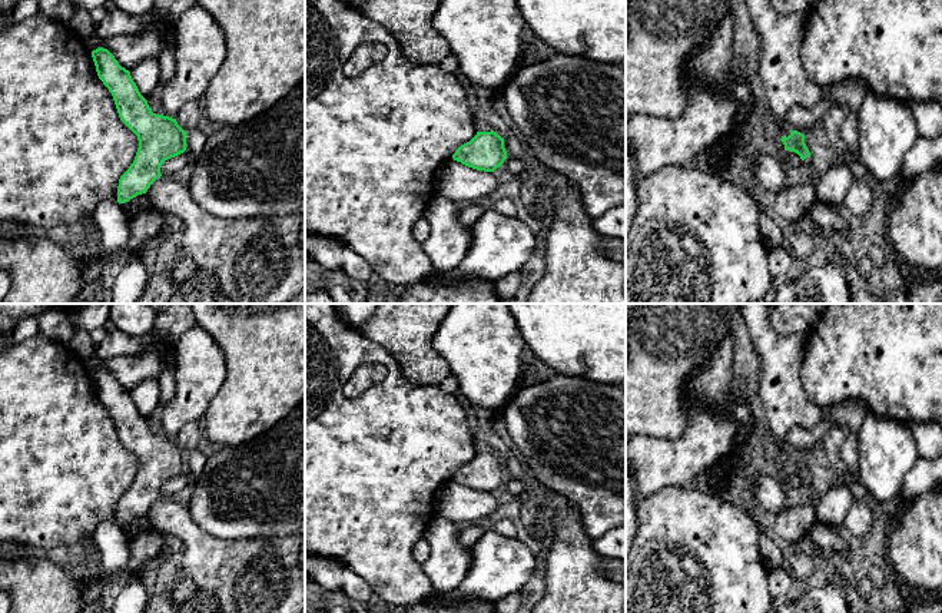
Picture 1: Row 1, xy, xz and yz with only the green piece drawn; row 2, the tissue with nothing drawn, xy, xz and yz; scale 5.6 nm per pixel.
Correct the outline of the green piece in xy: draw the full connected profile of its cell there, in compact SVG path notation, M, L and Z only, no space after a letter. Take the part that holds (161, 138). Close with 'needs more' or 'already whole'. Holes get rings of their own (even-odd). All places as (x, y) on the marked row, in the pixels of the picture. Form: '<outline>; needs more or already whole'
M107 49L93 50L92 57L99 79L113 96L120 120L139 140L133 163L119 179L117 202L125 203L146 193L162 176L163 162L186 150L186 132L176 119L152 112L130 72Z; already whole

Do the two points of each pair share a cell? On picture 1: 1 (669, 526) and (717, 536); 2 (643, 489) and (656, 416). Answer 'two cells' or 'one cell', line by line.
1: one cell
2: two cells

